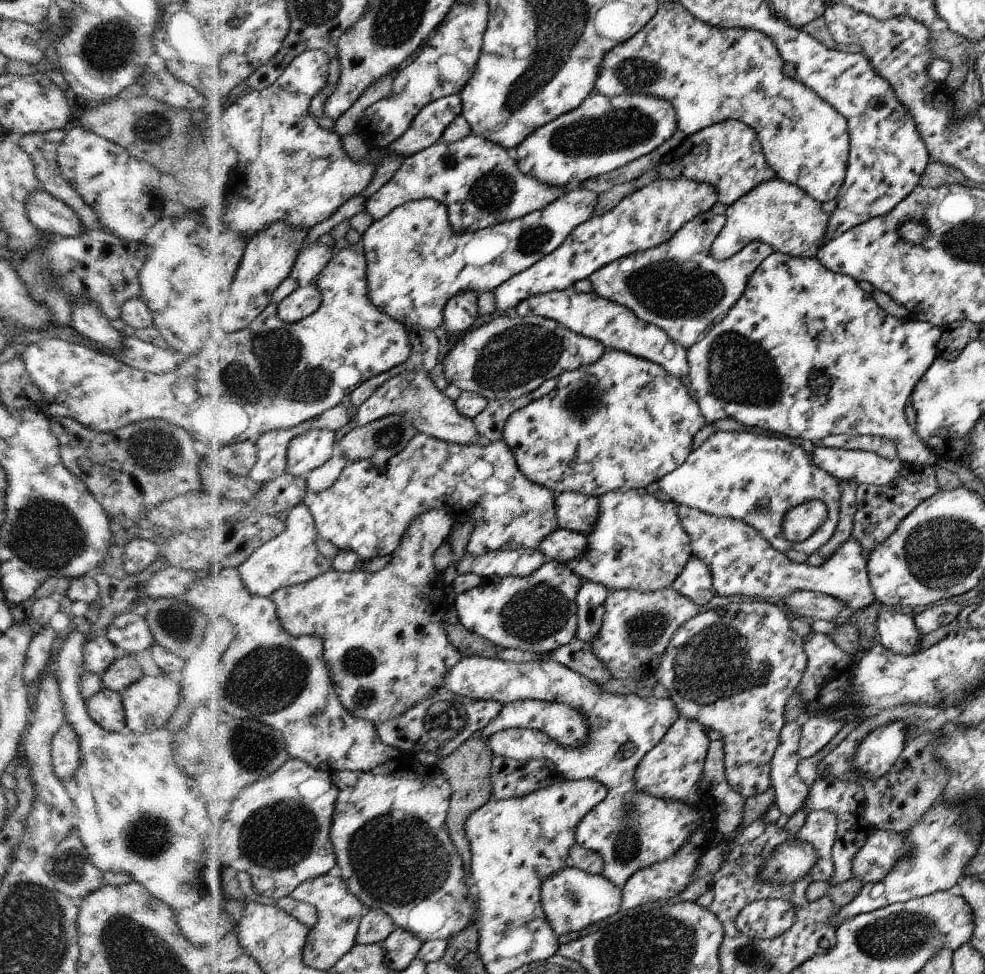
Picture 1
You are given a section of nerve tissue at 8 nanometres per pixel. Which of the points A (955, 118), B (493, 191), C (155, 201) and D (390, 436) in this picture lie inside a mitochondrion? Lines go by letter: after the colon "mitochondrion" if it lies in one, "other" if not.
A: other
B: mitochondrion
C: other
D: mitochondrion

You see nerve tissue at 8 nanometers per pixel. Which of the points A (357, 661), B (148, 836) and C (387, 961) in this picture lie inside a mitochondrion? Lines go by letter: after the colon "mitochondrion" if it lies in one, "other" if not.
A: mitochondrion
B: mitochondrion
C: other

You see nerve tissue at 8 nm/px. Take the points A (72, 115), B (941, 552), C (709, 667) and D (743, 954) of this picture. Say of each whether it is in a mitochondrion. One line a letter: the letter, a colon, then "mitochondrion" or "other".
A: other
B: mitochondrion
C: mitochondrion
D: mitochondrion

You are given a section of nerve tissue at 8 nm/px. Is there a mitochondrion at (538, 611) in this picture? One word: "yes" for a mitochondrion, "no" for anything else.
yes

